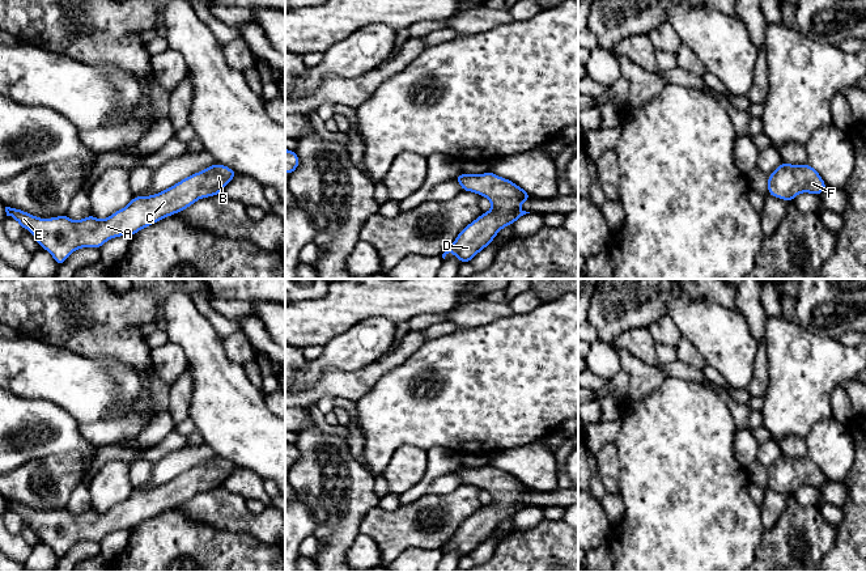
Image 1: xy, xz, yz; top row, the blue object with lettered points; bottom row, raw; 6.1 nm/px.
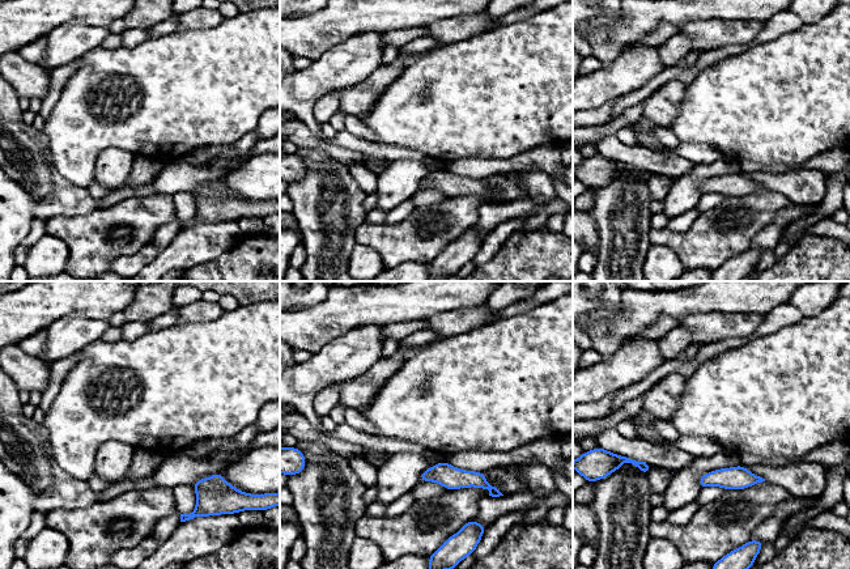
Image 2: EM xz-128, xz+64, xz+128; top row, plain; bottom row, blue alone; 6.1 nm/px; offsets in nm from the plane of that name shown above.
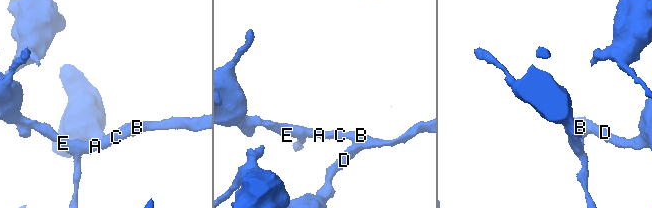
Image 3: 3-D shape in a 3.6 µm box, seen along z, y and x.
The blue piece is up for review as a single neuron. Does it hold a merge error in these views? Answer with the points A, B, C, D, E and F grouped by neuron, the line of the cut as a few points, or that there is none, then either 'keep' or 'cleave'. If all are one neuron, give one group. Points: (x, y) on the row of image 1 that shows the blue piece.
A B C D E F | no cut | keep

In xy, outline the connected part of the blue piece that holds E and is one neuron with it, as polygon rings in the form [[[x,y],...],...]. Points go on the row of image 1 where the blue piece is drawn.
[[[215,164],[174,186],[150,196],[133,196],[130,204],[105,220],[93,215],[80,221],[67,215],[39,219],[18,208],[5,207],[7,216],[29,229],[41,247],[46,249],[60,267],[80,247],[99,249],[118,236],[133,236],[164,217],[182,212],[201,198],[221,194],[237,175],[233,169]]]

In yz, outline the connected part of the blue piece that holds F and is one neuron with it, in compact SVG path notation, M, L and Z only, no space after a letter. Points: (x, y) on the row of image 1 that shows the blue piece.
M781 162L768 175L768 195L793 202L799 192L819 196L827 188L820 174L808 164L790 165Z

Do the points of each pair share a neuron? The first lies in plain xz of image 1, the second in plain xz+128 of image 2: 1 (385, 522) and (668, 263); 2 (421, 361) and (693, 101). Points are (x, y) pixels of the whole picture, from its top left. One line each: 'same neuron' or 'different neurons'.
1: different neurons
2: same neuron

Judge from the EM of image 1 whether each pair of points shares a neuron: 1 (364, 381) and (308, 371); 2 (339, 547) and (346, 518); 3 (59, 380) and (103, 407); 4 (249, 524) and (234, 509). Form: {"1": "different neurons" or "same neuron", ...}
{"1": "different neurons", "2": "same neuron", "3": "same neuron", "4": "same neuron"}

